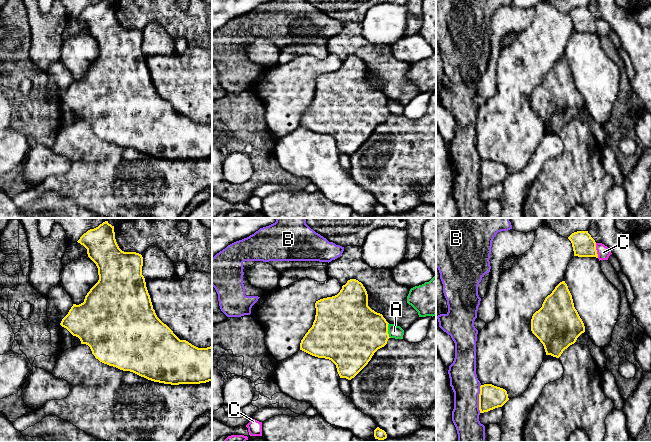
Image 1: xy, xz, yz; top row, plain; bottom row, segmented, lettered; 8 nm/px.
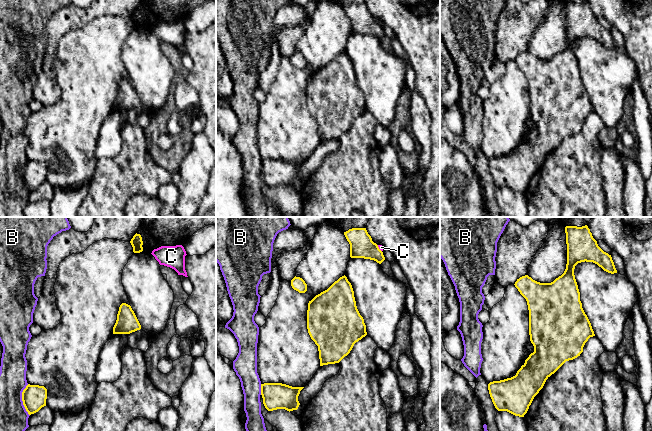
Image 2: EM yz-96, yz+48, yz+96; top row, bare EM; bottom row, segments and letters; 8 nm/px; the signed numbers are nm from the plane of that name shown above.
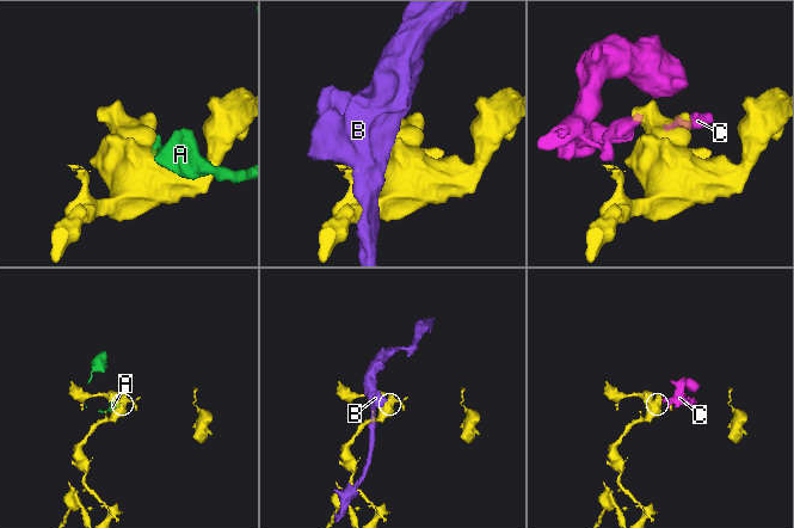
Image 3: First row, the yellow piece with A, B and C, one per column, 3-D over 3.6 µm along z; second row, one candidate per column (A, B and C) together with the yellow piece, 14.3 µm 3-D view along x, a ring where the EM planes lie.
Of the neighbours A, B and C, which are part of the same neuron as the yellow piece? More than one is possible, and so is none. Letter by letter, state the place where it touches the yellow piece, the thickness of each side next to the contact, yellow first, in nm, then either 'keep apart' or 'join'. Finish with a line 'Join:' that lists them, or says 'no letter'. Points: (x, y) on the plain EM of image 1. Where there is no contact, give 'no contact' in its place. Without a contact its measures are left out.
A: xz (387, 106) | 440/110 nm | keep apart
B: yz (479, 175) | 190/220 nm | keep apart
C: yz (596, 26) | 180/100 nm | keep apart
Join: no letter

